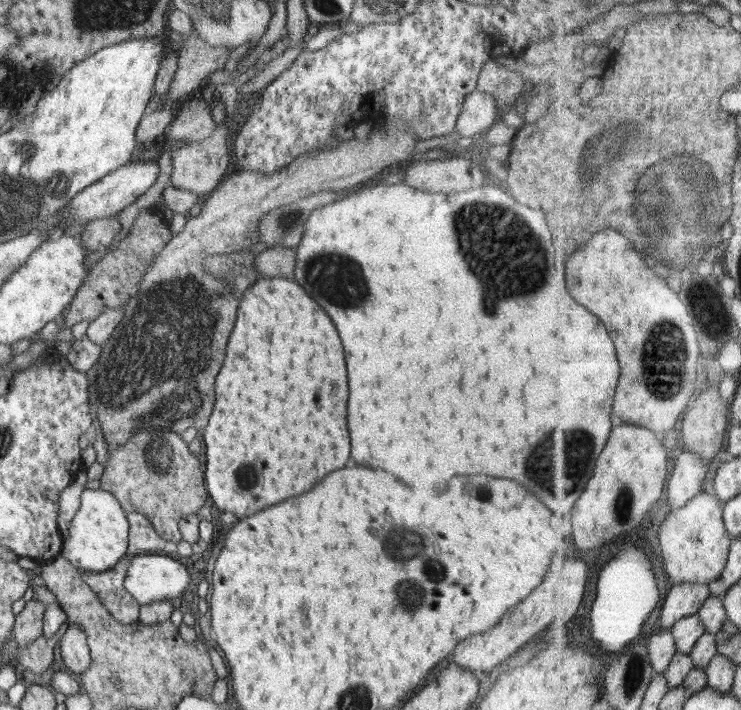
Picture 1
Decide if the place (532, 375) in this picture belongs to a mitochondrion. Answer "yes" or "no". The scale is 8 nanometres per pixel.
no

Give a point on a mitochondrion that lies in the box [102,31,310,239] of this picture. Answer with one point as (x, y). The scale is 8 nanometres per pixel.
(287, 223)

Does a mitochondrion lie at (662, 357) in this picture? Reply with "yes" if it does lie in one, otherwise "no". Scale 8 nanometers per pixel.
yes

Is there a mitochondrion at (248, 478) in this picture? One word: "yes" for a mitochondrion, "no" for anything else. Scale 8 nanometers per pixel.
yes

